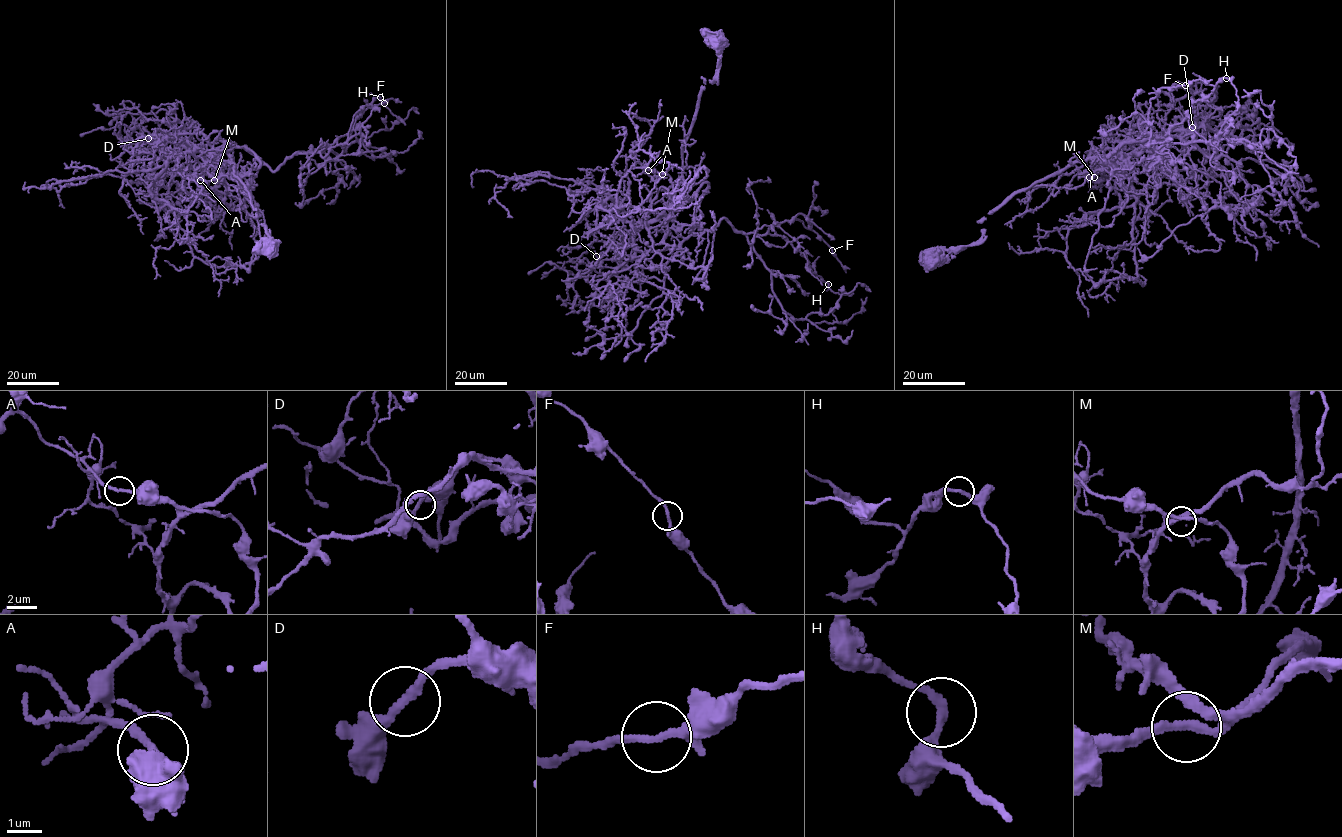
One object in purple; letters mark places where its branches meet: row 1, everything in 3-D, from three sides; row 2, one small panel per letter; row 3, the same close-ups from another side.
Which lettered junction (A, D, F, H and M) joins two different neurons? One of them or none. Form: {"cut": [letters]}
{"cut": []}

